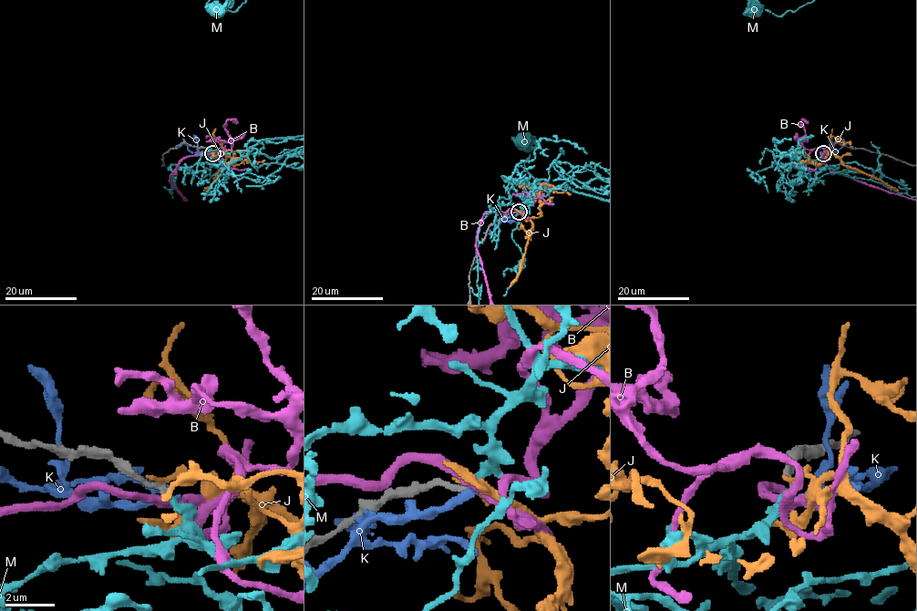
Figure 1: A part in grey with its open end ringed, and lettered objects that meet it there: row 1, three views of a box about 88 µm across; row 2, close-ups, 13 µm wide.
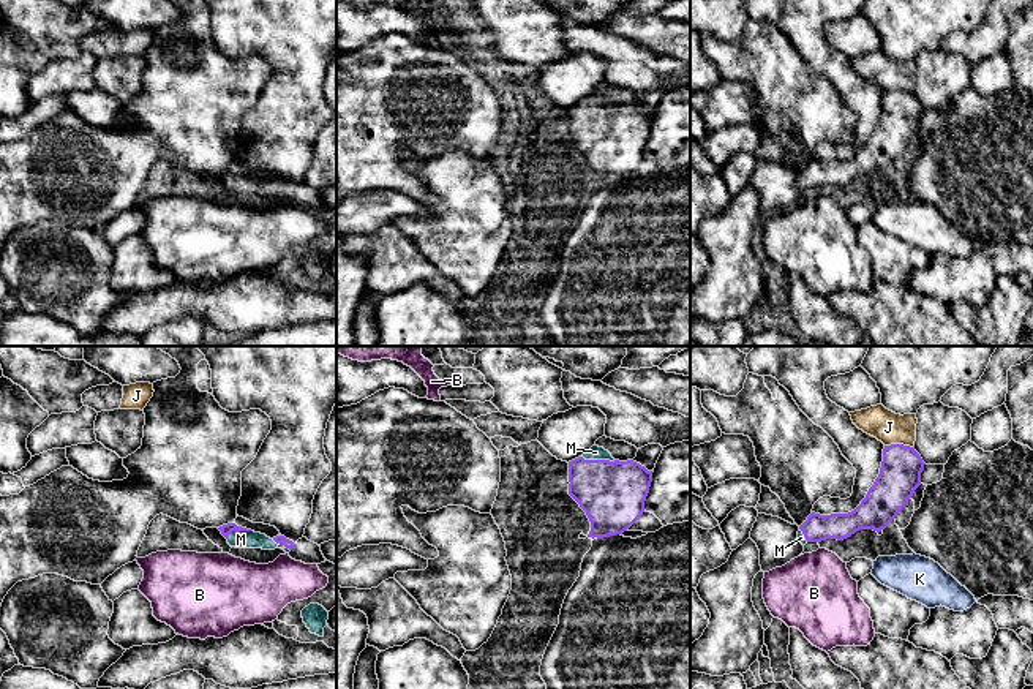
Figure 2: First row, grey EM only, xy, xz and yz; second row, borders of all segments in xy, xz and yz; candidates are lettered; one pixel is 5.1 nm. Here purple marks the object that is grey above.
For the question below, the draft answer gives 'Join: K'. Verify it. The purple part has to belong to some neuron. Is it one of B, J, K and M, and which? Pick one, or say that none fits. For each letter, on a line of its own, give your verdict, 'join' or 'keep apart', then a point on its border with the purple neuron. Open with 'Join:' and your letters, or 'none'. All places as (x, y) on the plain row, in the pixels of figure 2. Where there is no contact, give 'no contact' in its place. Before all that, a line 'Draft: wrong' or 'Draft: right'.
Draft: wrong
Join: M
B: keep apart; no contact
J: keep apart; meets purple in yz at (899, 90)
K: keep apart; no contact
M: join; meets purple in xz at (599, 106)

